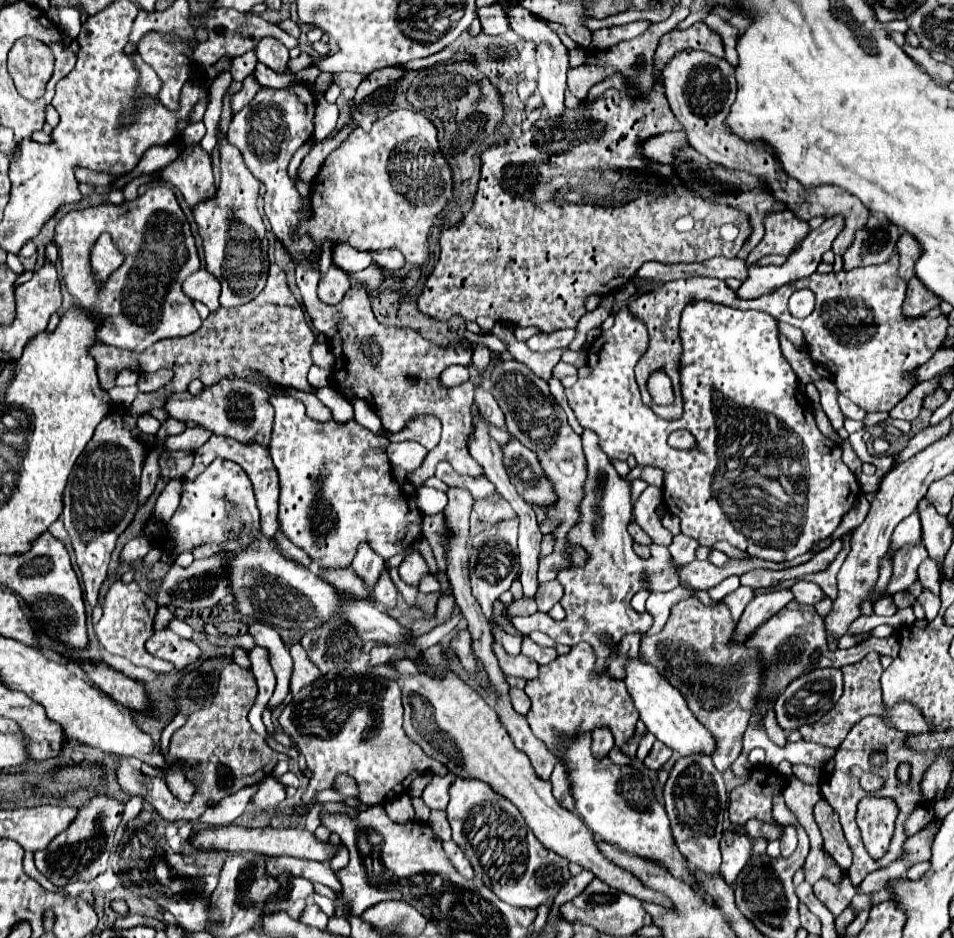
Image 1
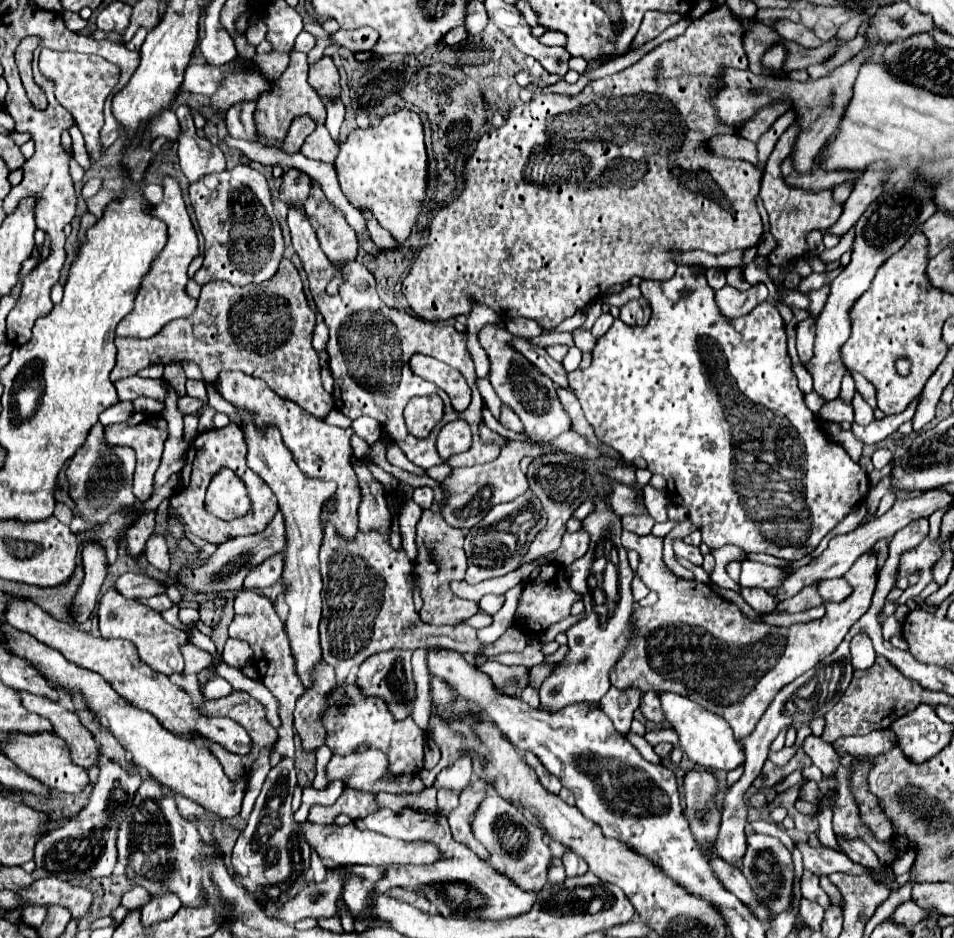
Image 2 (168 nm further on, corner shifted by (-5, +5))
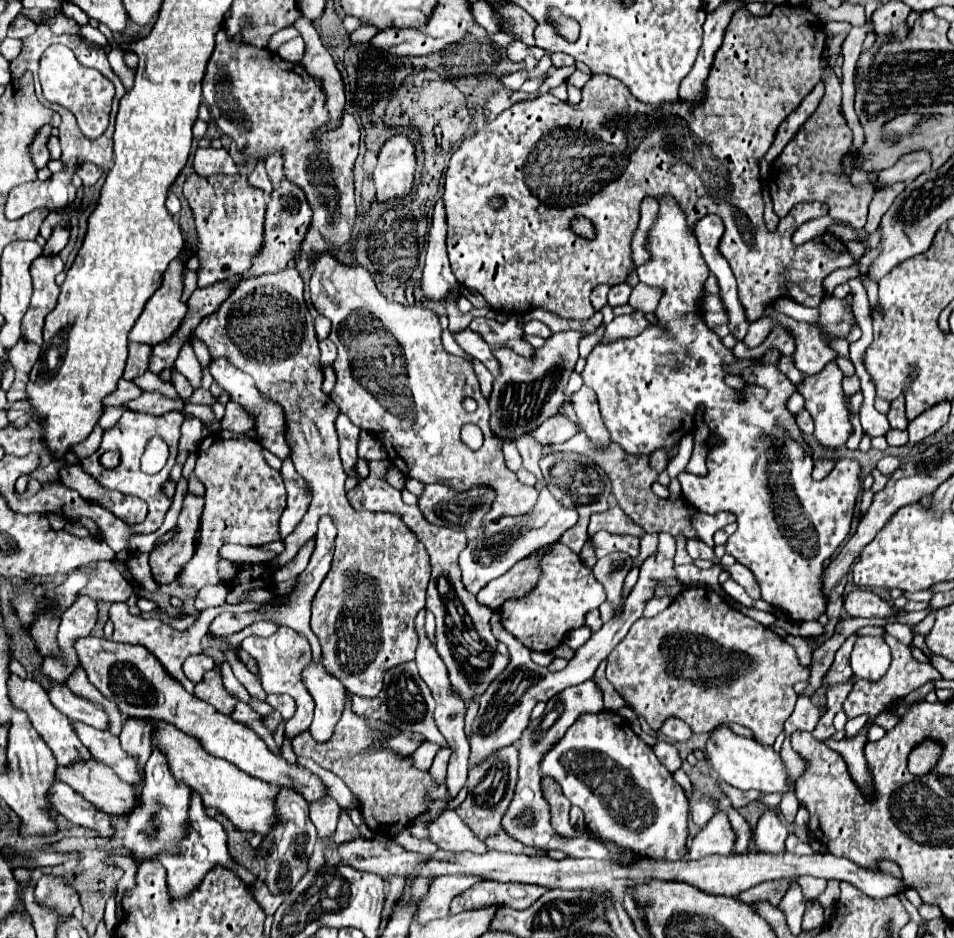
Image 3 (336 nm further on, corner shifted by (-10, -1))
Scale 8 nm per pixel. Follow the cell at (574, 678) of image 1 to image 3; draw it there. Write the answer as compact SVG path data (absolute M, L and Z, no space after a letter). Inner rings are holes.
M669 718L669 720L665 720L665 724L659 730L659 734L665 736L667 740L673 740L673 742L685 742L685 740L691 738L693 732L691 732L691 728L683 720Z

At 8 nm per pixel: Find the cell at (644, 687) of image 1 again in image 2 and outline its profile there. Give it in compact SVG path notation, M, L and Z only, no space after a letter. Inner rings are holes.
M660 692L658 698L660 698L660 706L662 706L666 722L678 734L682 752L694 764L700 764L700 766L706 766L712 770L716 770L716 768L732 770L744 762L742 744L738 744L734 740L730 724L726 724L726 720L722 720L718 714L712 714L706 708L702 708L700 704L694 704L694 700L680 696L680 694L674 694L674 692Z

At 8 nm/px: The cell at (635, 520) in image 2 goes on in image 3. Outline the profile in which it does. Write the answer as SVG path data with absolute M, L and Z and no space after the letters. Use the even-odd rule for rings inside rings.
M613 504L607 512L593 514L589 520L589 534L593 536L599 530L607 530L611 534L631 534L637 538L643 538L645 530L637 526L617 504Z

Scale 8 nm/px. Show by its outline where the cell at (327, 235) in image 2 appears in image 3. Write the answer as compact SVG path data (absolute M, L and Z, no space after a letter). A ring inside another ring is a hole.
M219 32L215 36L215 50L209 58L203 80L203 102L207 104L215 124L237 142L239 152L255 160L267 160L273 152L279 152L285 166L285 178L299 186L311 204L313 228L317 228L331 244L349 242L351 228L355 224L353 164L359 154L361 128L349 112L343 112L339 126L317 134L323 126L329 124L325 90L319 78L309 74L299 62L285 62L271 50L259 50L255 46L235 46L235 42L227 42L227 36Z

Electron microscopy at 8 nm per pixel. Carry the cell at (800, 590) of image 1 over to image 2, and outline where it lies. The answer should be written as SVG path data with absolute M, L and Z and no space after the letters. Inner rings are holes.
M832 578L832 580L820 580L818 592L824 598L824 602L842 602L850 594L850 586L844 578Z

